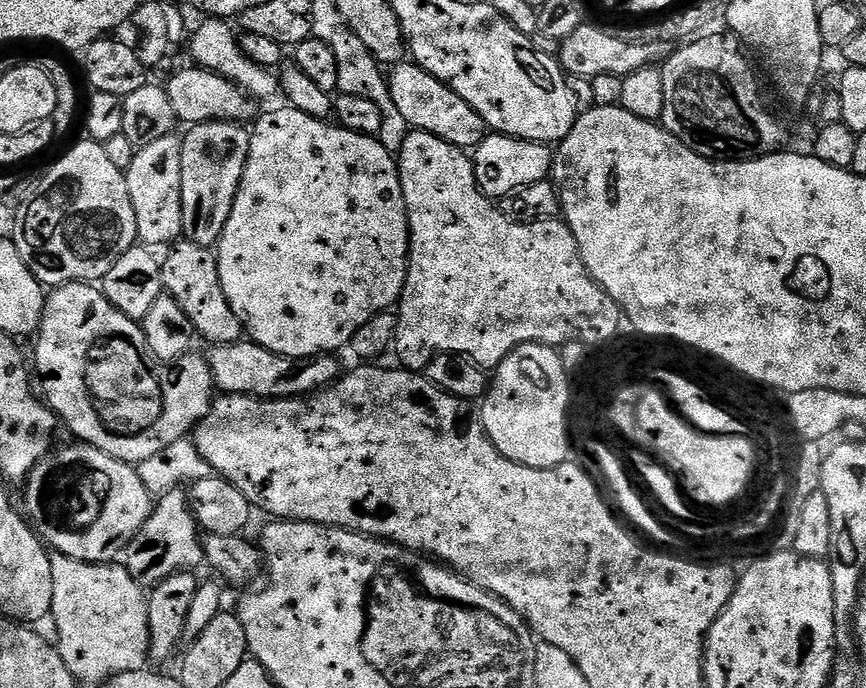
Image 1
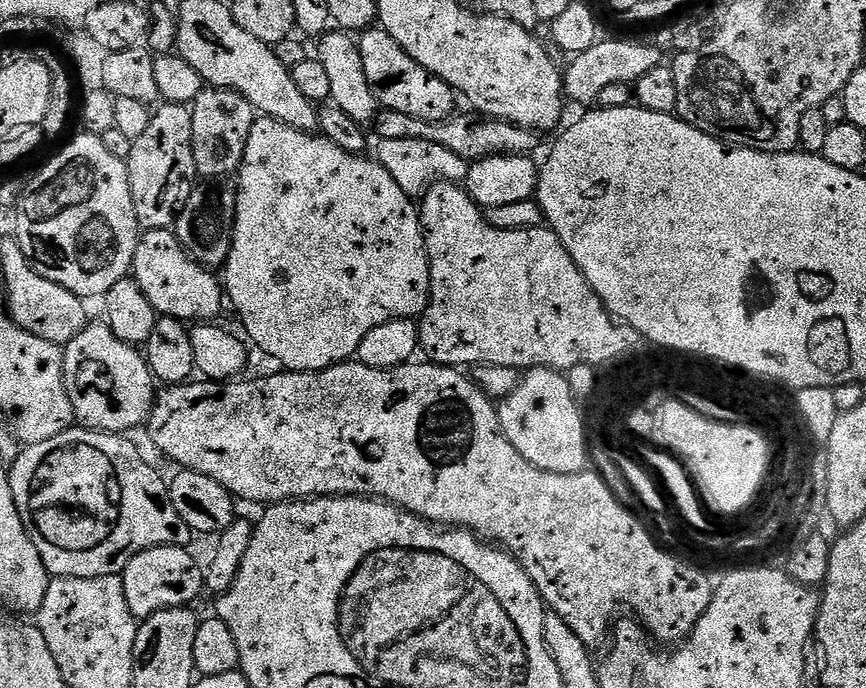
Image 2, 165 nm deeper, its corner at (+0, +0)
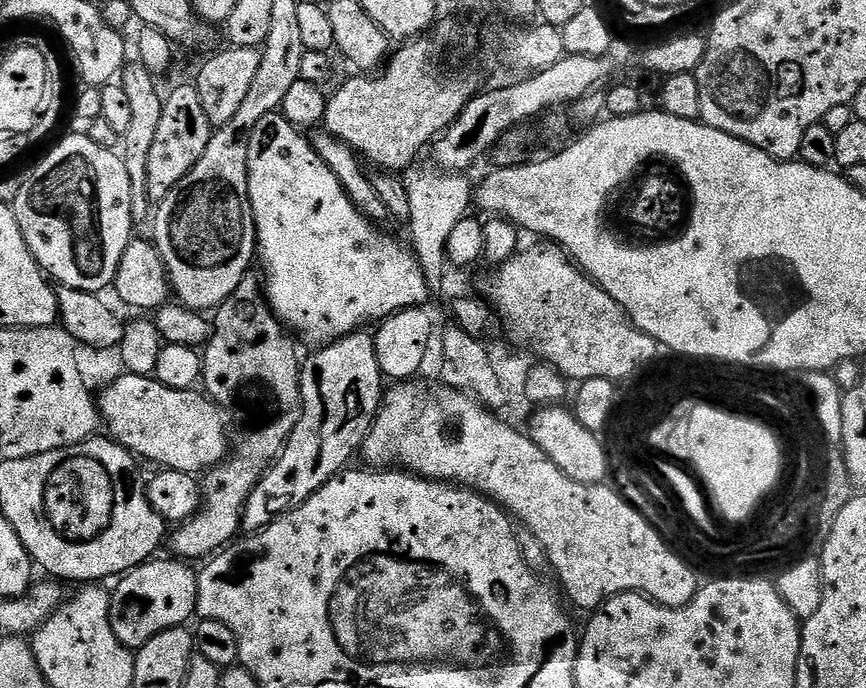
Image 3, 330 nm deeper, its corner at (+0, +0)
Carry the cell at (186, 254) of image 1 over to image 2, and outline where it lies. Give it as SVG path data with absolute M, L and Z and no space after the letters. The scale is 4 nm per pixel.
M149 228L134 250L131 279L138 282L157 317L173 316L185 322L212 322L226 308L222 280L211 268L204 268L178 242L172 228Z

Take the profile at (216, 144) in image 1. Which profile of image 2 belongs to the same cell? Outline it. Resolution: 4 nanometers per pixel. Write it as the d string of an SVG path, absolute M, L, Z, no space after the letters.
M205 86L196 95L190 105L192 109L192 149L194 150L194 166L197 177L209 176L209 181L216 182L228 175L239 173L244 162L246 142L250 138L250 130L255 126L258 113L242 94L230 88L214 88Z

